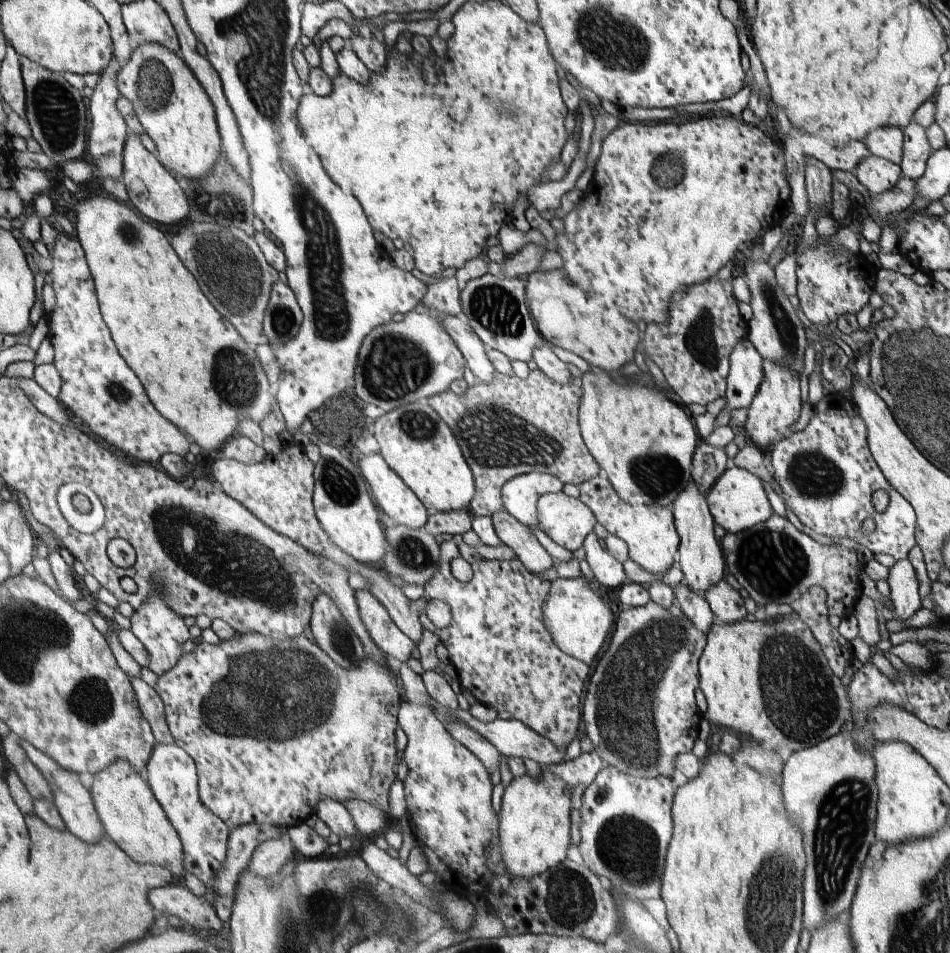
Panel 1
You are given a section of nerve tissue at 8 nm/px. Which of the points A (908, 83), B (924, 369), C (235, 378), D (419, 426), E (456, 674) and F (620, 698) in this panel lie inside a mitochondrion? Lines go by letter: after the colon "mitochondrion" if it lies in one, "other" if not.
A: other
B: mitochondrion
C: mitochondrion
D: mitochondrion
E: other
F: mitochondrion

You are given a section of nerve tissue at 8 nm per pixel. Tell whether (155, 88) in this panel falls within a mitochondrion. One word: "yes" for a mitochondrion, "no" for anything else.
yes

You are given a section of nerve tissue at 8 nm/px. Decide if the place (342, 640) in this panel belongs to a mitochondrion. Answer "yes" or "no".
yes

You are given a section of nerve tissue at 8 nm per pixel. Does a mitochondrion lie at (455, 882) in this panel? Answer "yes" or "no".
no

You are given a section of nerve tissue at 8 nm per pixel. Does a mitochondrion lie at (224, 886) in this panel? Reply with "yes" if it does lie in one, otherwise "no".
no

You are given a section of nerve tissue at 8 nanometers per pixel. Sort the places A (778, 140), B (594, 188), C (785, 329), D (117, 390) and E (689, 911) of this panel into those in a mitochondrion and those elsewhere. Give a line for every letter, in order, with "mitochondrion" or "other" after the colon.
A: other
B: other
C: mitochondrion
D: mitochondrion
E: other

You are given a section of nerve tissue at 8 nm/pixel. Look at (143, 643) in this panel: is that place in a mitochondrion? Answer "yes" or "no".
no

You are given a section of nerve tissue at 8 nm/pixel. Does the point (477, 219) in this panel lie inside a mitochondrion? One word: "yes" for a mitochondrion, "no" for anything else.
no

